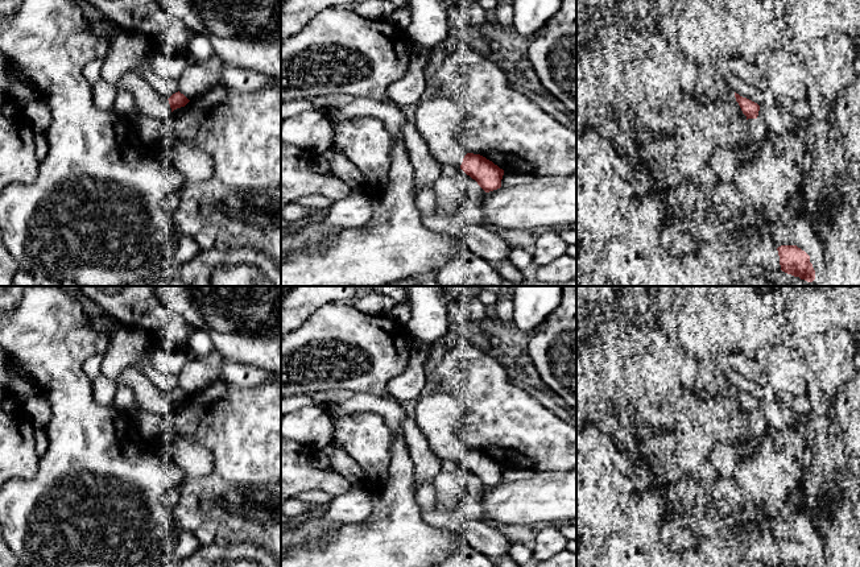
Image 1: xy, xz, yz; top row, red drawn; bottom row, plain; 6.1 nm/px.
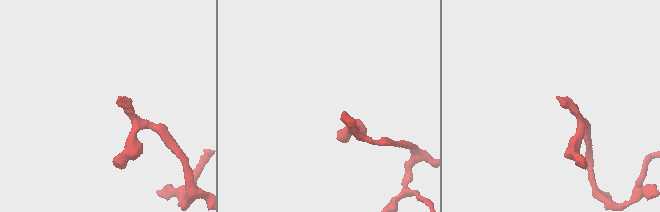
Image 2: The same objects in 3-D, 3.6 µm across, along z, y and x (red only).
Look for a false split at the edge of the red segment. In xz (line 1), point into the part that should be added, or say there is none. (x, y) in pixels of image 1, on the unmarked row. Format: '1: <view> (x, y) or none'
1: xz (439, 416)

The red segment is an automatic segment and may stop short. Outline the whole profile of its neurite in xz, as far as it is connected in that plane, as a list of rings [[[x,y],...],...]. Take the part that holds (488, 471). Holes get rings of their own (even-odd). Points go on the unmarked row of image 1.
[[[437,389],[419,397],[414,421],[441,462],[460,463],[485,488],[501,483],[504,465],[480,450],[467,448],[462,440],[463,406],[454,396]]]

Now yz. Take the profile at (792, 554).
[[[797,541],[777,543],[782,567],[815,567],[810,551]]]

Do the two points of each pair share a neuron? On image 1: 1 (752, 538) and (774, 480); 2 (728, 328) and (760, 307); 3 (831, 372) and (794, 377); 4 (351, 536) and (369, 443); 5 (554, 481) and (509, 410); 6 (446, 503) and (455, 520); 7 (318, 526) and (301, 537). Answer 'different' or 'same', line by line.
1: same
2: different
3: different
4: different
5: different
6: different
7: same

